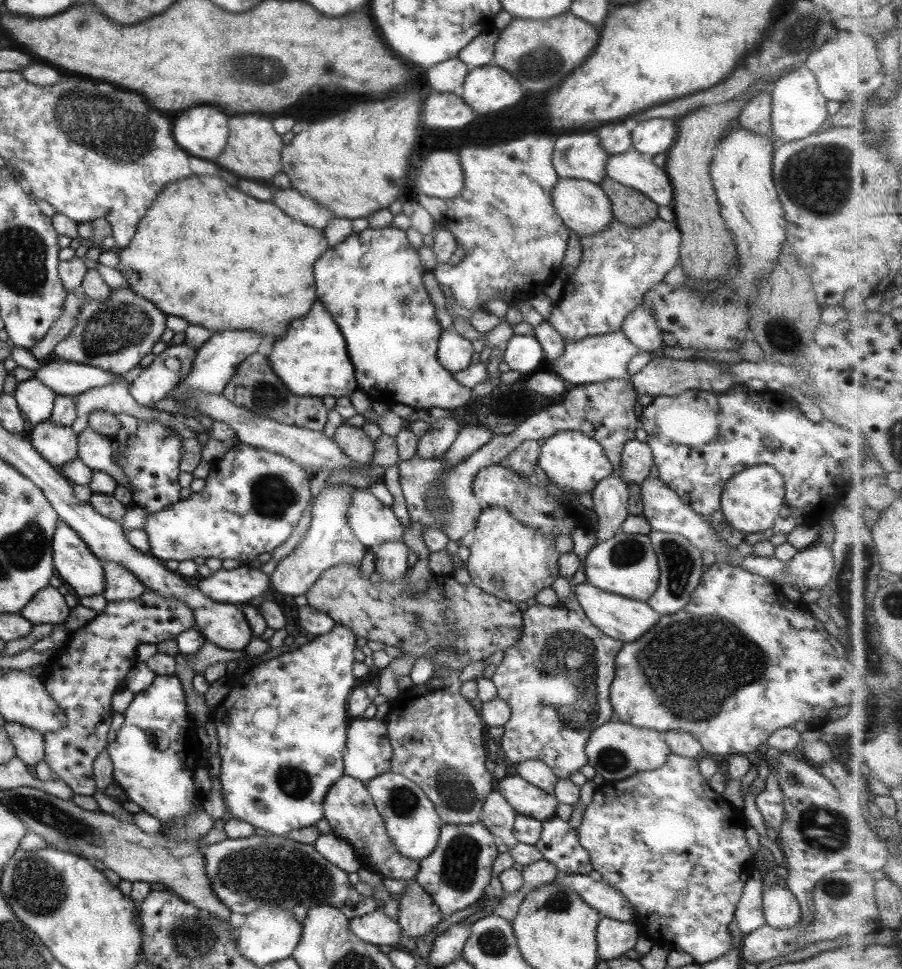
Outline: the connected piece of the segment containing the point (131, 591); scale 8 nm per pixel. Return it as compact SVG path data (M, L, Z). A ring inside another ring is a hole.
M113 561L101 563L104 580L102 595L106 602L142 597L146 588L130 570Z

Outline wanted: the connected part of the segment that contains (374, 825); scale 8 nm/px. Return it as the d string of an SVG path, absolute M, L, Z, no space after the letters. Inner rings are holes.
M341 776L325 794L322 802L323 818L327 820L331 832L347 841L360 860L361 866L382 878L408 880L414 878L418 871L418 861L405 858L395 852L393 843L384 829L383 819L374 807L365 784L355 778Z

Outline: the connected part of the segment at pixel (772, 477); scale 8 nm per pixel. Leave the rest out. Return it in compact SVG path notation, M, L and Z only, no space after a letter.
M753 465L732 474L723 485L720 507L731 528L742 533L755 533L772 527L784 499L782 476L769 465Z

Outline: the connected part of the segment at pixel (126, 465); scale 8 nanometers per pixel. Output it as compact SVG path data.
M154 418L137 420L137 431L132 437L127 437L125 442L126 459L115 455L115 462L120 468L123 478L132 486L129 490L131 503L146 510L147 514L162 511L164 508L175 504L179 500L179 448L181 440L179 435L170 426Z

